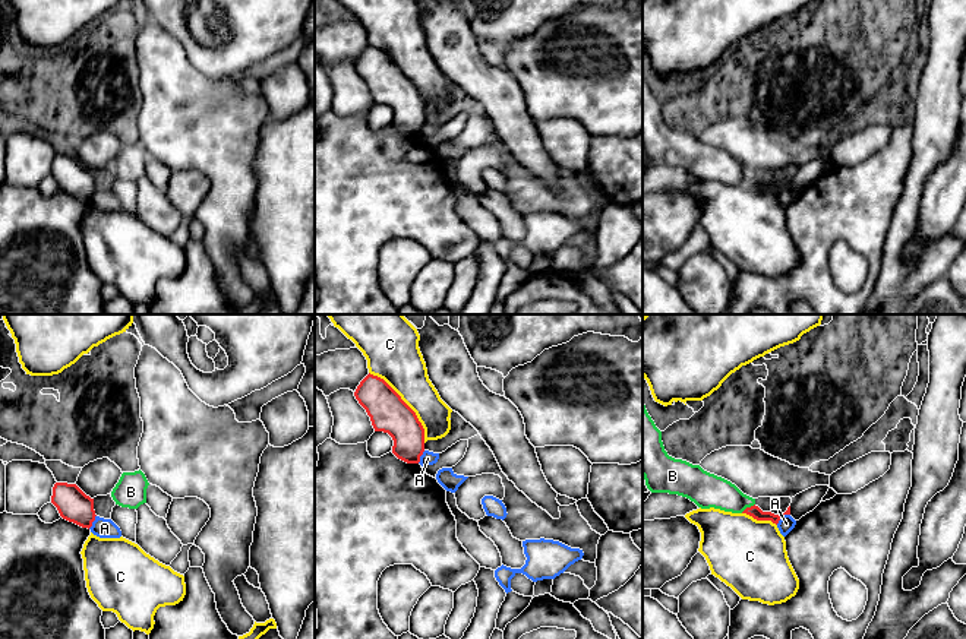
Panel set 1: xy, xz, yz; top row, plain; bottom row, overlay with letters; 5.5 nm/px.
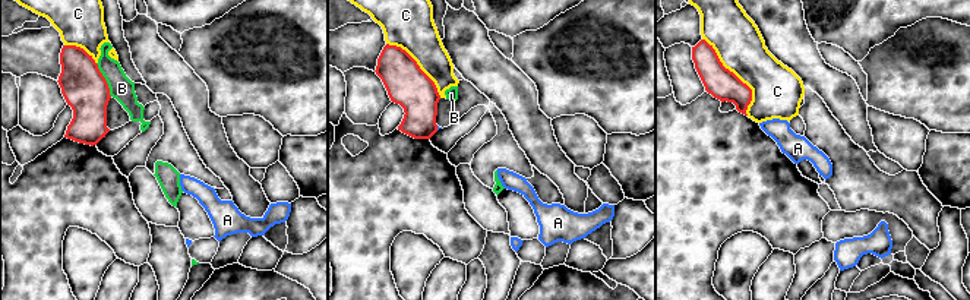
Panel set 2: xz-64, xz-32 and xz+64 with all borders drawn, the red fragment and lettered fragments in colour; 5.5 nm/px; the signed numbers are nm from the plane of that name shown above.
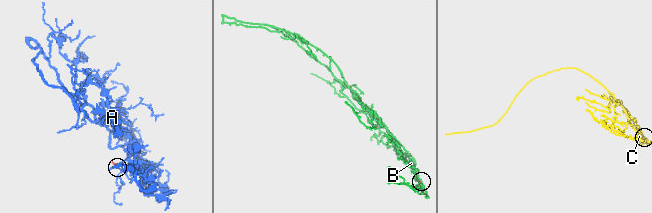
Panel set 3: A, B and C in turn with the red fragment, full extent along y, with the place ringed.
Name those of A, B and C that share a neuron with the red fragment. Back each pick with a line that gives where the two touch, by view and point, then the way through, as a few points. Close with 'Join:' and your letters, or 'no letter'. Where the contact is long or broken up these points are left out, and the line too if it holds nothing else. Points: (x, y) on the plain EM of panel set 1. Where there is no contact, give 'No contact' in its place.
Join: no letter

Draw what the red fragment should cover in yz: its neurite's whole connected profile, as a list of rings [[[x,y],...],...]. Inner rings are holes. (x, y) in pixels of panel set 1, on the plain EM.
[[[751,178],[746,180],[742,186],[746,186],[749,189],[752,189],[757,193],[771,193],[773,196],[779,196],[779,193],[785,189],[785,187],[790,187],[790,178],[787,180],[787,183],[783,187],[774,187],[771,184],[763,184],[758,178]]]

